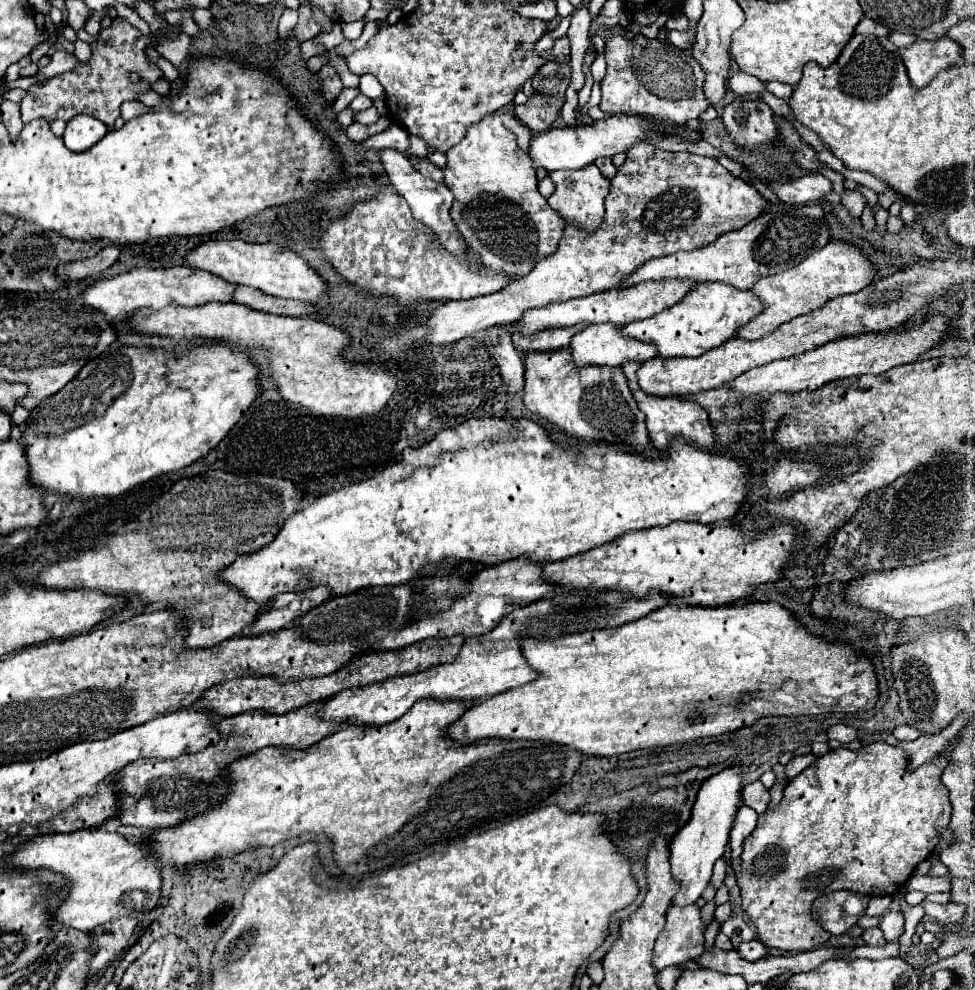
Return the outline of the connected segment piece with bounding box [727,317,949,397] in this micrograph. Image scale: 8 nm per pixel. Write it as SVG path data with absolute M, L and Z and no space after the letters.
M931 317L925 319L919 327L903 333L889 333L889 335L875 335L875 333L863 333L857 337L843 337L835 339L831 343L825 343L823 347L817 347L813 351L779 359L755 369L749 369L747 373L735 377L727 387L741 395L773 395L773 393L799 393L799 391L815 391L825 383L845 379L845 377L859 377L859 375L879 375L891 367L899 367L905 363L913 363L923 355L927 349L931 349L939 339L947 333L947 323L943 317Z

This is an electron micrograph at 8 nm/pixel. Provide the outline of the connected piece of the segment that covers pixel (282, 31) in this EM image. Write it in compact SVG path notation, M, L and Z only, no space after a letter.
M285 9L279 19L279 39L287 39L295 25L297 25L297 11Z

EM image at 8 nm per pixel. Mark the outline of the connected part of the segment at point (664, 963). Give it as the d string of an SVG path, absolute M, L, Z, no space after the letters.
M695 903L687 907L671 905L667 909L667 925L653 949L655 969L661 971L669 965L681 965L699 957L705 951L703 931L701 909Z

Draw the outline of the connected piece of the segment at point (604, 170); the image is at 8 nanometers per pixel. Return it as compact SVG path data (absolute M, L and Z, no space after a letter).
M610 158L597 159L595 165L599 168L601 173L610 180L617 173L617 168L613 165Z

